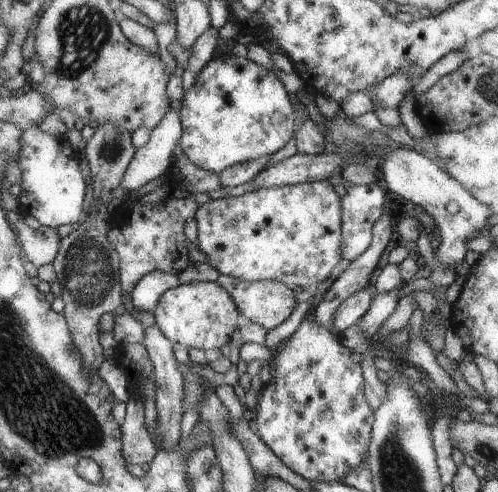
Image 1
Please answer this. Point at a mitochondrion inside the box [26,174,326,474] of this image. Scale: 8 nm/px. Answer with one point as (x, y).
(87, 271)

